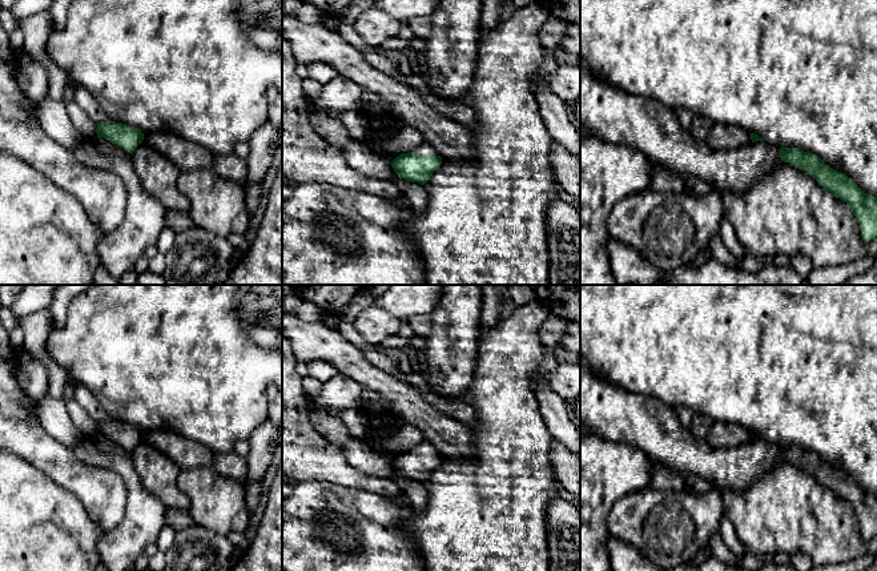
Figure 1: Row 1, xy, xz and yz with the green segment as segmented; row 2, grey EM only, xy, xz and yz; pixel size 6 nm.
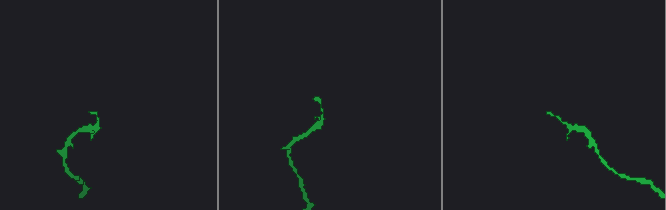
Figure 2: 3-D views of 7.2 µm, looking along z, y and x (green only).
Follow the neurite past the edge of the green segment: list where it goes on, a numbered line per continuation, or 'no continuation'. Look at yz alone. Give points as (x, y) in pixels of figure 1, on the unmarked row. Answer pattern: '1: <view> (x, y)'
no continuation

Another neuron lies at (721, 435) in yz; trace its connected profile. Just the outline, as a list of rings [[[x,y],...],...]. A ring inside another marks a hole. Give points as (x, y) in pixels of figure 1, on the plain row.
[[[713,422],[704,439],[716,449],[728,449],[752,441],[749,430],[736,423],[724,422]]]

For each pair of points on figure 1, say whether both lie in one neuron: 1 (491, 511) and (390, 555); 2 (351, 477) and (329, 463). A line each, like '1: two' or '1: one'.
1: two
2: one

